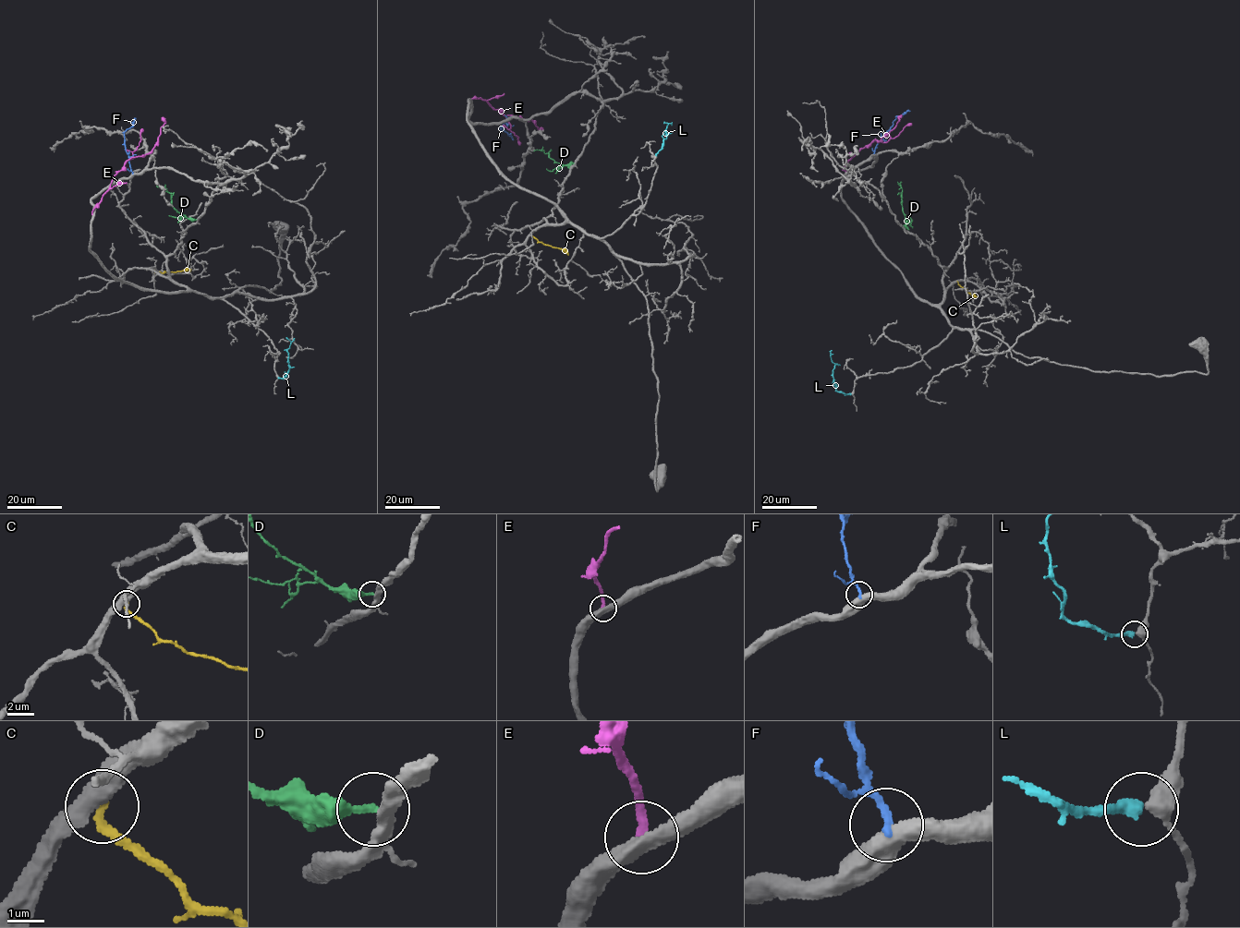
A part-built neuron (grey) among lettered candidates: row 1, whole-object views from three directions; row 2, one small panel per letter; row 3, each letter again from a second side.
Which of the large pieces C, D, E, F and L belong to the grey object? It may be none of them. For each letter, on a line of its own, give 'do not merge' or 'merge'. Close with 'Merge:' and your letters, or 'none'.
C: do not merge
D: do not merge
E: do not merge
F: do not merge
L: merge
Merge: L

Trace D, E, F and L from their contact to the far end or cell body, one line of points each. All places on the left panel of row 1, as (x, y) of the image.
D: (196, 220), (180, 213), (171, 205), (171, 194), (166, 188), (156, 186)
E: (91, 214), (112, 178), (127, 160), (144, 156), (152, 150), (164, 123), (163, 116)
F: (133, 174), (125, 150), (125, 132), (133, 126), (136, 118)
L: (278, 378), (285, 377), (289, 367), (287, 349), (291, 343), (286, 337)

